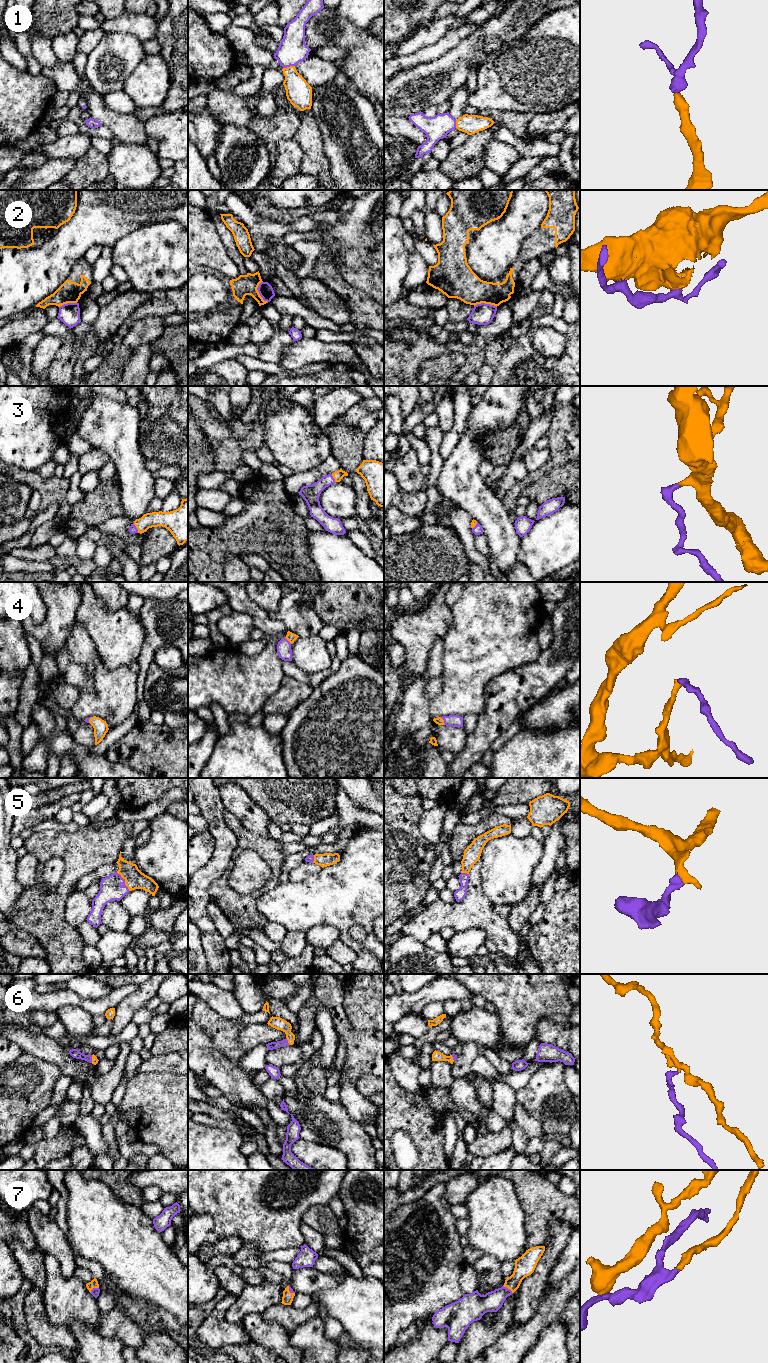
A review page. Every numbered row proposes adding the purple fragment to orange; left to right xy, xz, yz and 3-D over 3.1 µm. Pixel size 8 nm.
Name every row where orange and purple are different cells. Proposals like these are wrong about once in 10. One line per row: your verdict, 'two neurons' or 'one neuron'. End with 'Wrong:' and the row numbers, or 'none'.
1: one neuron
2: one neuron
3: one neuron
4: one neuron
5: one neuron
6: one neuron
7: one neuron
Wrong: none

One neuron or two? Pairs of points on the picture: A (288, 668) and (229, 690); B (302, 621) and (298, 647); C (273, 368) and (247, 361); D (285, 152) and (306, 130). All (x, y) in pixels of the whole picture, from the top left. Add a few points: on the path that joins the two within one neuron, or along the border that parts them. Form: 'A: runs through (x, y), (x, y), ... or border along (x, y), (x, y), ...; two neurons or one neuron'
A: border along (283, 661), (283, 672), (286, 675); two neurons
B: border along (317, 634), (299, 637); two neurons
C: runs through (267, 367), (253, 364); one neuron
D: border along (293, 139), (301, 150), (301, 164); two neurons

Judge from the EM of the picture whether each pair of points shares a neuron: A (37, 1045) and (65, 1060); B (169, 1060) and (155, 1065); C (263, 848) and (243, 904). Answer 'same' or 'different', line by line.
A: same
B: same
C: same

